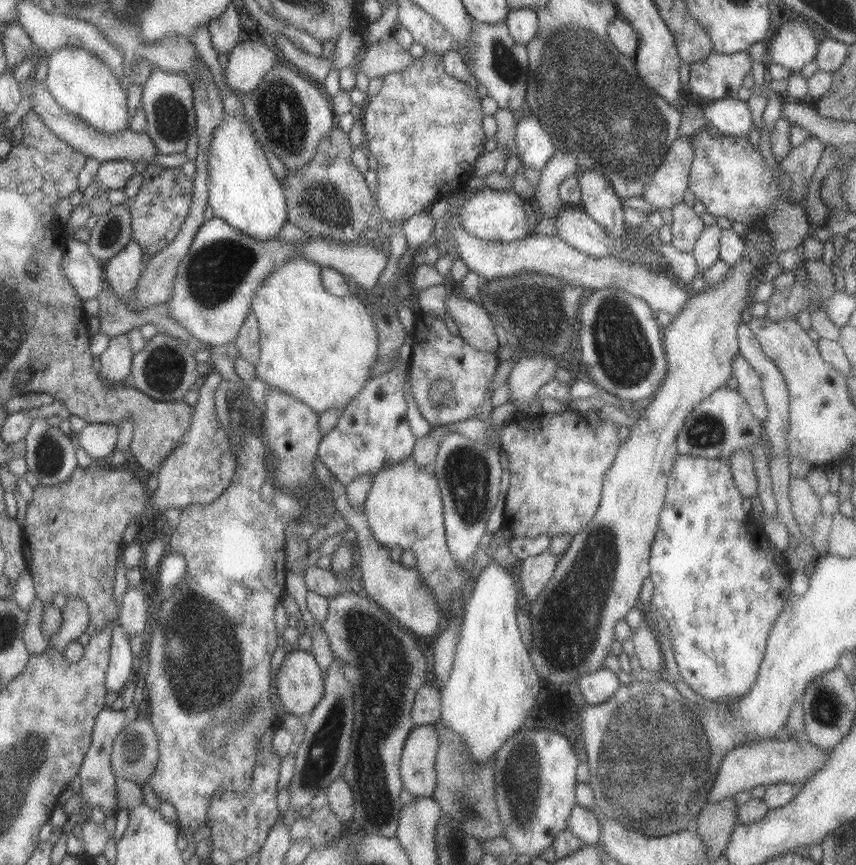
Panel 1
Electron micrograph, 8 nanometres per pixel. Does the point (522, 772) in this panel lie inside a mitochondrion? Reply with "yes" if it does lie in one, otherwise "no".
yes

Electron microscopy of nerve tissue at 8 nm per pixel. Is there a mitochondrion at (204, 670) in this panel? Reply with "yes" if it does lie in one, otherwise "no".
yes

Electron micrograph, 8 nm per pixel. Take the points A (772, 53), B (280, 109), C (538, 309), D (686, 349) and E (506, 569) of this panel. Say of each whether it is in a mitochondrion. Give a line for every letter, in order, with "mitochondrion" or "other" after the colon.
A: other
B: mitochondrion
C: mitochondrion
D: other
E: other

